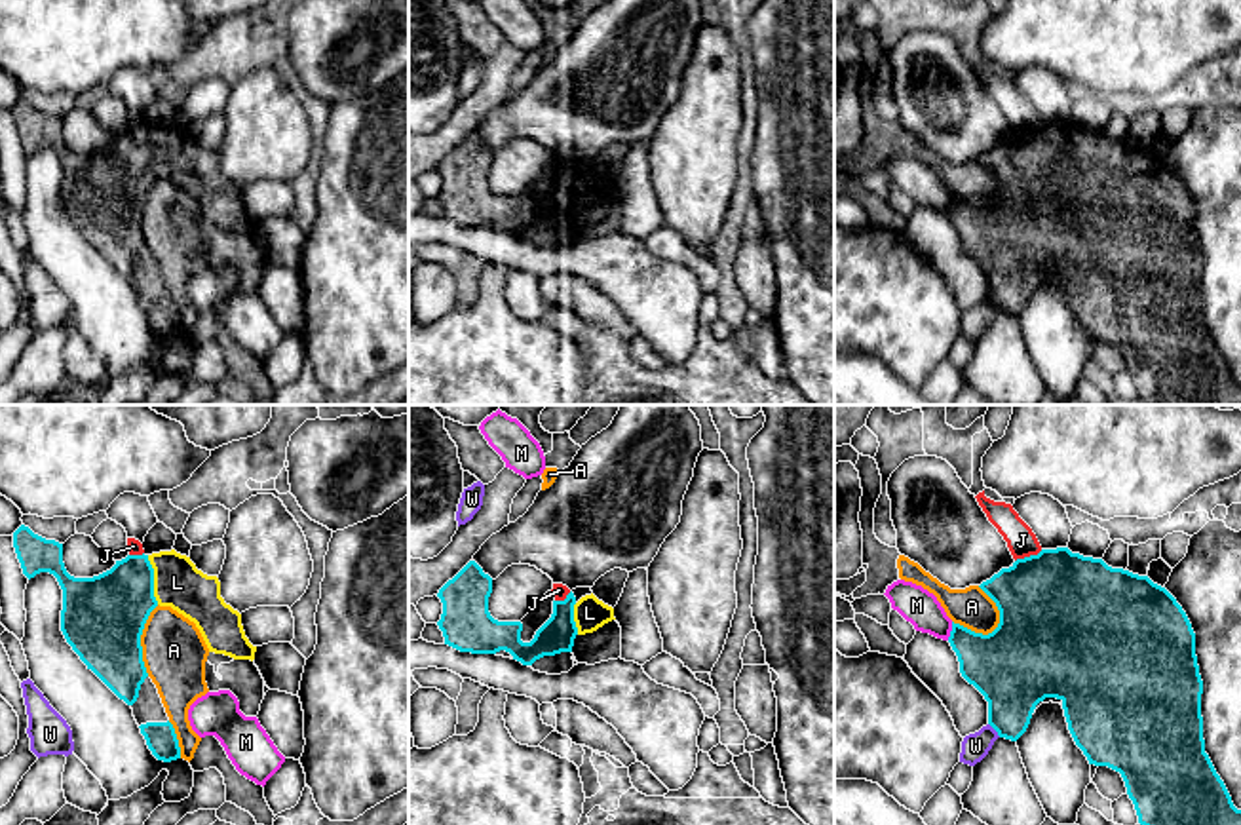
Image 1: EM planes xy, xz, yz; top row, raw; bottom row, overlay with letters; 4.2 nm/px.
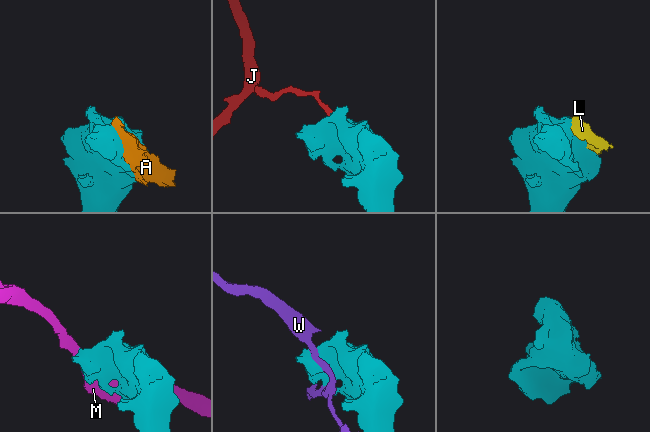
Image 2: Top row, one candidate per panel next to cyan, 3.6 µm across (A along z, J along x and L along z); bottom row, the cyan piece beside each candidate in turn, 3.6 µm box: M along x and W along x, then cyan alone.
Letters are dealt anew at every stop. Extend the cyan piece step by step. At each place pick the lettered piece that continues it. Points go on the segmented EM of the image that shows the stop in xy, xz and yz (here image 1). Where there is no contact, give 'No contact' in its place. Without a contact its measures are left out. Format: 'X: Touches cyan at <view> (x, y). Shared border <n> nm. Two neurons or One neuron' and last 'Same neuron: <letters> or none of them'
A: Touches cyan at yz (998, 609). Shared border 220 nm. Two neurons
J: Touches cyan at yz (1030, 556). Shared border 130 nm. Two neurons
L: Touches cyan at xy (152, 580). Shared border 220 nm. One neuron
M: Touches cyan at yz (951, 632). Shared border 80 nm. Two neurons
W: Touches cyan at yz (994, 729). Shared border 80 nm. Two neurons
Same neuron: L

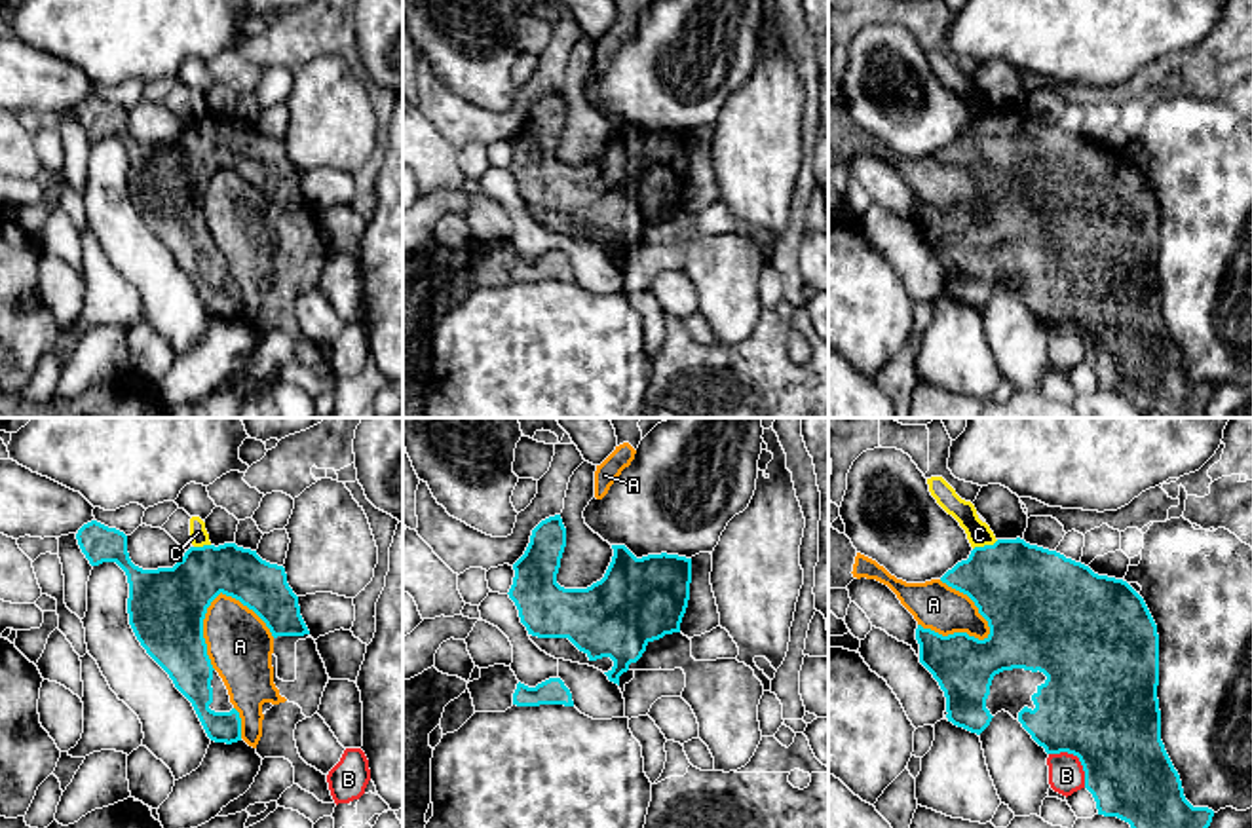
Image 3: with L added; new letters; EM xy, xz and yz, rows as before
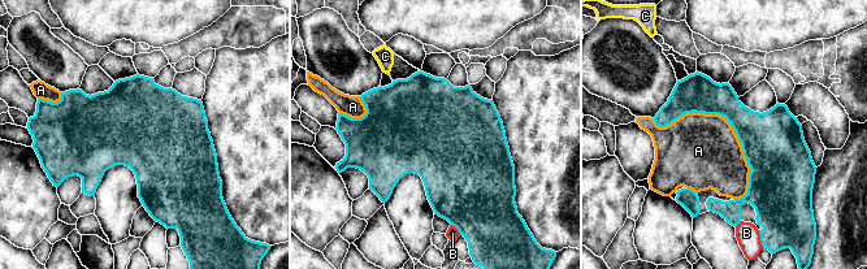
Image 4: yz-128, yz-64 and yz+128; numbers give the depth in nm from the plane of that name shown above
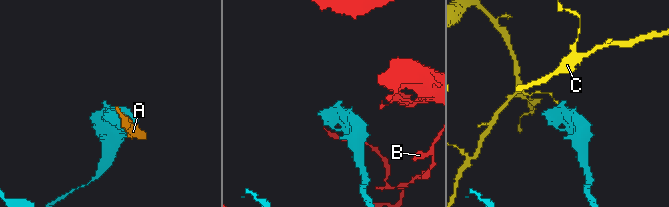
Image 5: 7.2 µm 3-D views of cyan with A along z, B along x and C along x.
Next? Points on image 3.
A: Touches cyan at yz (975, 604). Shared border 320 nm. Two neurons
B: Touches cyan at yz (1078, 756). Shared border 220 nm. Two neurons
C: Touches cyan at yz (985, 545). Shared border 120 nm. Two neurons
Same neuron: none of them

